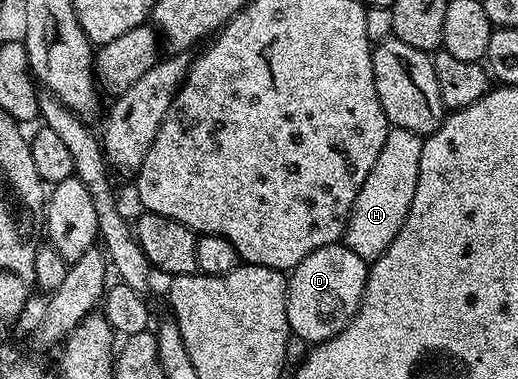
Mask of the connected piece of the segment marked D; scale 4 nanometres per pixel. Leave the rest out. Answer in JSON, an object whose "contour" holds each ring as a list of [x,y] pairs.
{"contour":[[[323,246],[302,260],[287,275],[286,320],[288,329],[307,344],[325,342],[334,337],[360,308],[366,288],[369,263],[348,246]]]}

